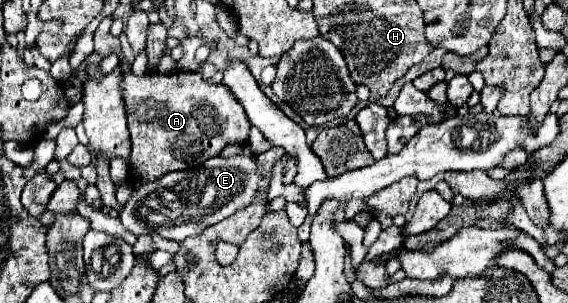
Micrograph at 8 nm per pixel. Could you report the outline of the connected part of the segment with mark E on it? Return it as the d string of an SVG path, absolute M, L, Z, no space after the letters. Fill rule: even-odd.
M237 154L229 158L213 156L199 168L167 172L163 178L135 190L123 206L119 220L135 236L155 232L167 240L183 242L185 238L201 234L205 228L229 218L237 210L247 208L257 198L259 180L261 174L253 154Z

